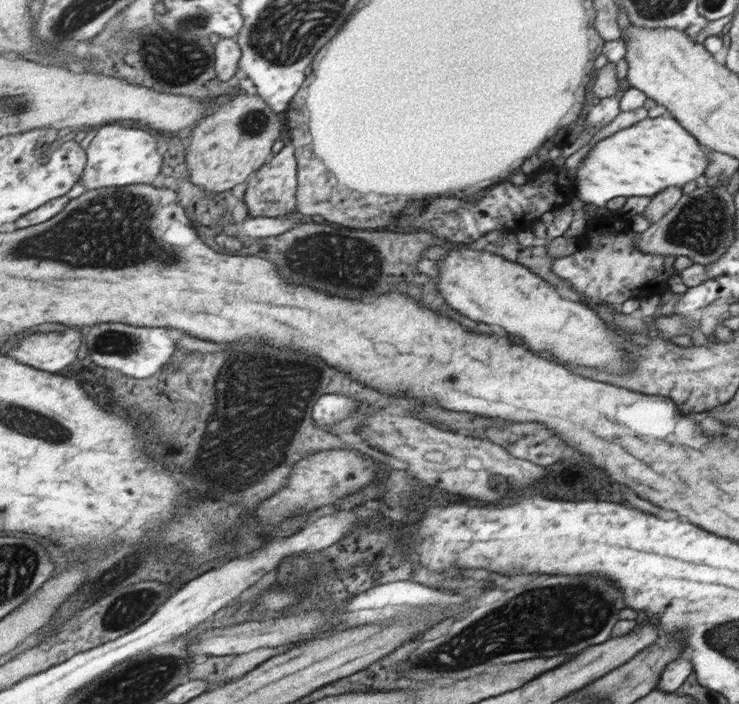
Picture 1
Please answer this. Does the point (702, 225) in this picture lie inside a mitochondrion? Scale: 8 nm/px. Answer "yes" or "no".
yes

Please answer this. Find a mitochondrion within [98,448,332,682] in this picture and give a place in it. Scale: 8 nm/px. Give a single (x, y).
(126, 608)

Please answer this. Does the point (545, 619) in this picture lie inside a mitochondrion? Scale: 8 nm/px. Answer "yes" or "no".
yes

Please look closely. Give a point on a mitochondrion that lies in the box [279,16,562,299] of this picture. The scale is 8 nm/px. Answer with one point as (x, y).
(352, 263)

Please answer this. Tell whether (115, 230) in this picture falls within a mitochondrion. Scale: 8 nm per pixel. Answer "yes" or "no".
yes

